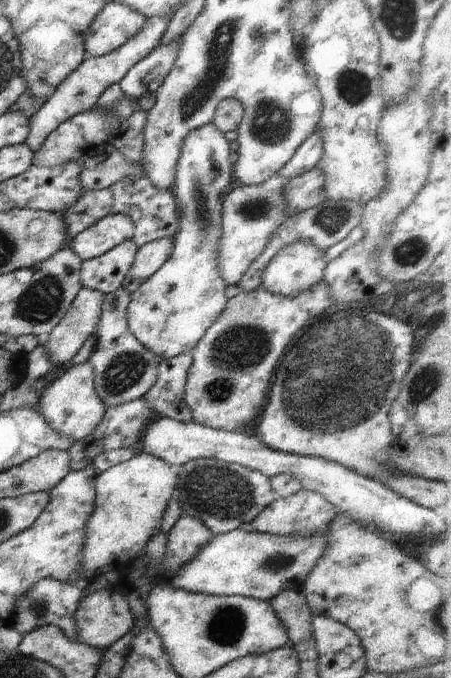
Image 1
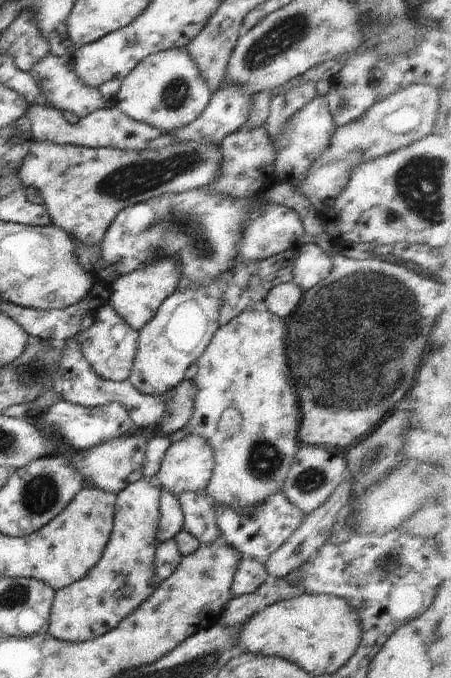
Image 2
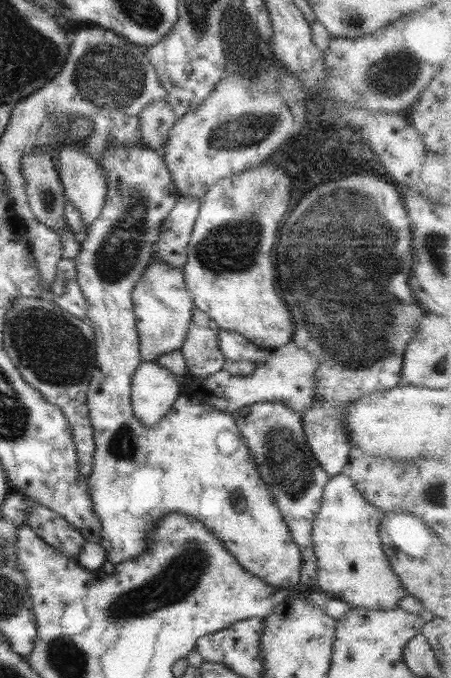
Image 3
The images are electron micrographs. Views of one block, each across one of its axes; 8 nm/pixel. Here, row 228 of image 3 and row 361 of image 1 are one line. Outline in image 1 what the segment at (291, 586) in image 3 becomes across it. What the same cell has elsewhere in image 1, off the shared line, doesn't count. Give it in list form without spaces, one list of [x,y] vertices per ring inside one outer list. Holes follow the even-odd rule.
[[[116,288],[104,295],[101,314],[95,327],[94,347],[87,359],[94,372],[94,390],[105,406],[112,407],[141,399],[156,379],[160,358],[148,351],[129,332],[126,323],[126,308],[130,294]]]

